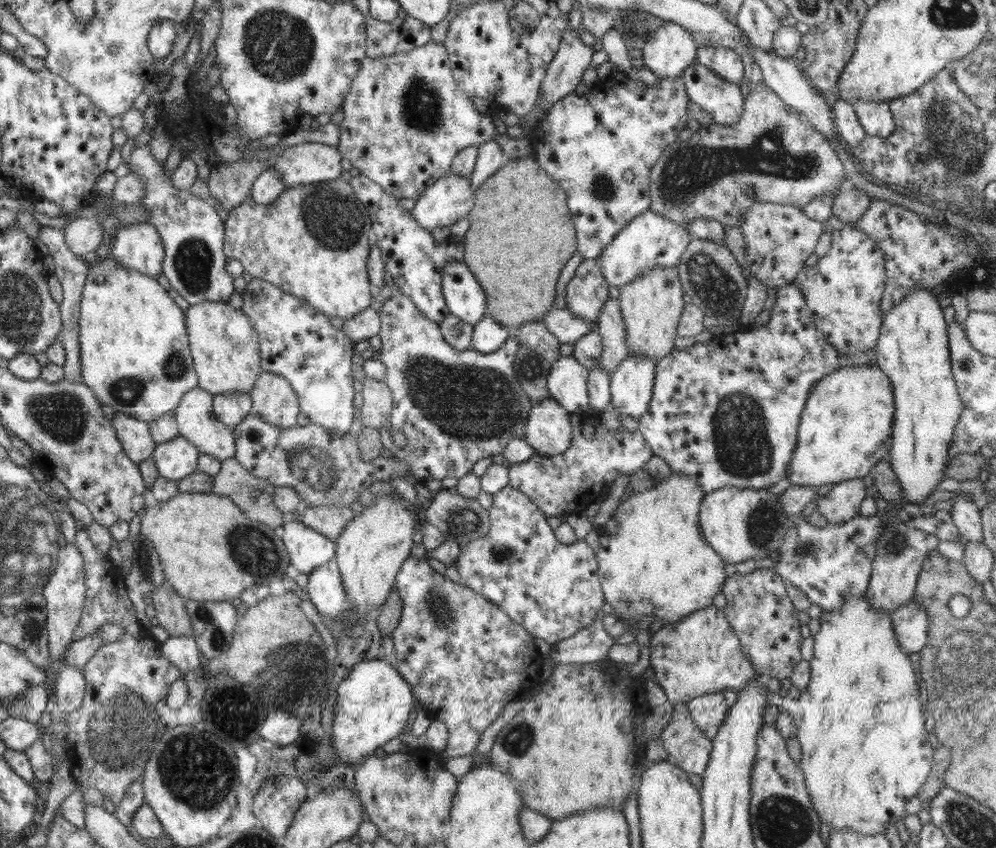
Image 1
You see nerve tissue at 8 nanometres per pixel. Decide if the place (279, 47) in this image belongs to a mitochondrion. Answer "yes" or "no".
yes

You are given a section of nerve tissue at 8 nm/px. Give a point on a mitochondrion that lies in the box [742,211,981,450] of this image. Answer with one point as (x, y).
(965, 362)

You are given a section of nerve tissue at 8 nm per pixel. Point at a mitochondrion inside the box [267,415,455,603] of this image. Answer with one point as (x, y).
(311, 464)

